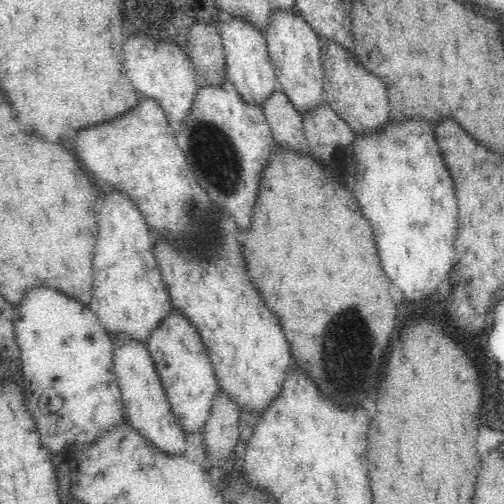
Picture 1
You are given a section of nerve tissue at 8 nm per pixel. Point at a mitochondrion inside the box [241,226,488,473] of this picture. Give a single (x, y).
(350, 333)

